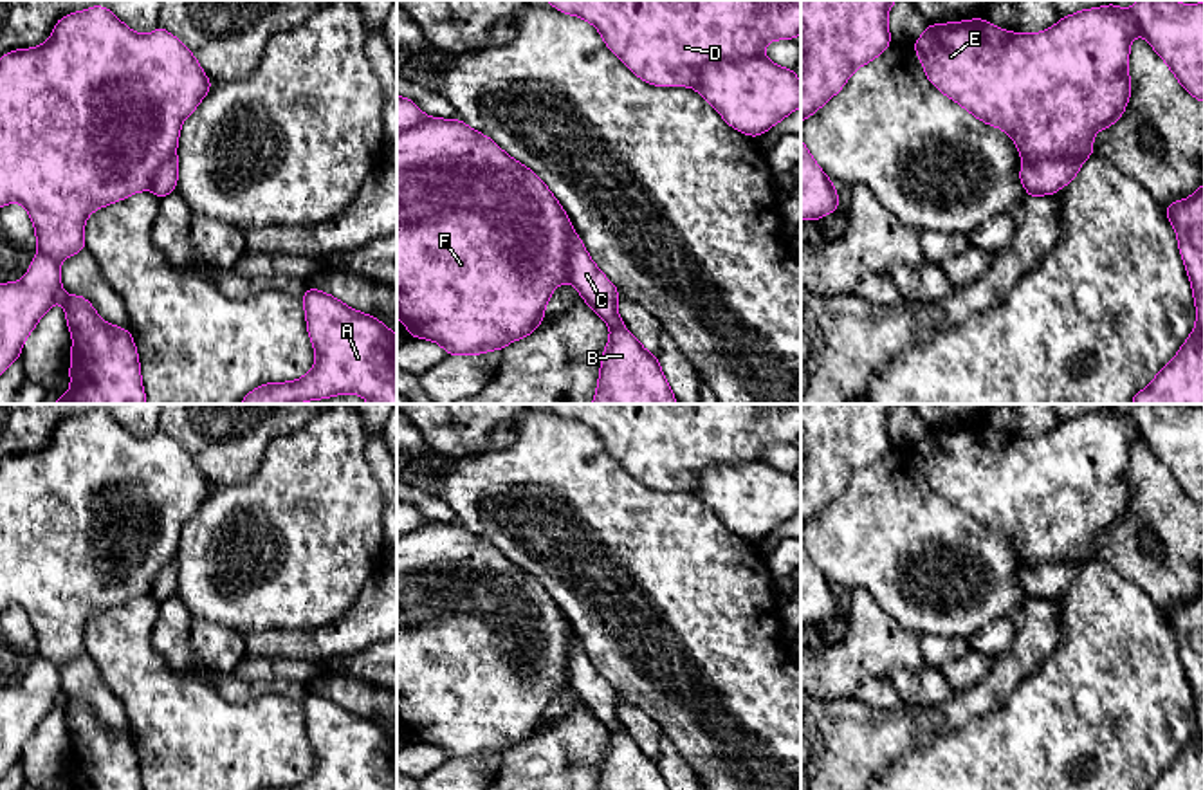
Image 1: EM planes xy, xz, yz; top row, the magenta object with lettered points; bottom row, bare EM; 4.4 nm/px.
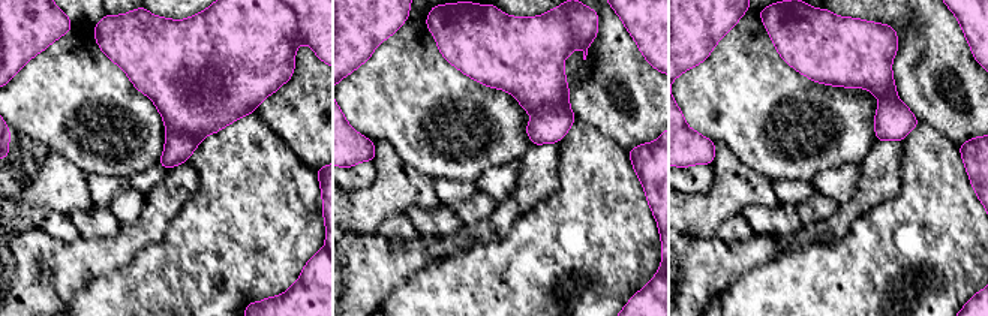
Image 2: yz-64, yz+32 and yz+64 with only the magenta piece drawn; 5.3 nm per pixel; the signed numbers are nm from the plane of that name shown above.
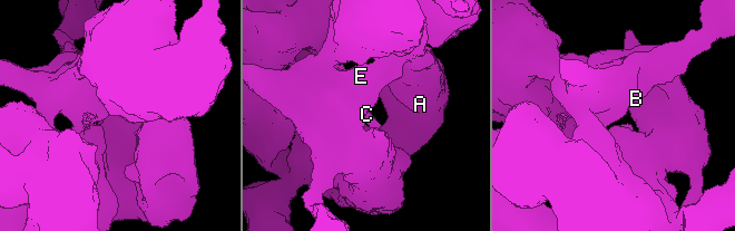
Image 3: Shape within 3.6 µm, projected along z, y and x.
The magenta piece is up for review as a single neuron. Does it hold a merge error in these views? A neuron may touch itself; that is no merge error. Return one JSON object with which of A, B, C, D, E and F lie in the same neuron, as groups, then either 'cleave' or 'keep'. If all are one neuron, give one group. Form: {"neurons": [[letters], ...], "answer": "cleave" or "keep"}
{"neurons": [["A", "B", "D", "E", "F"], ["C"]], "answer": "cleave"}

